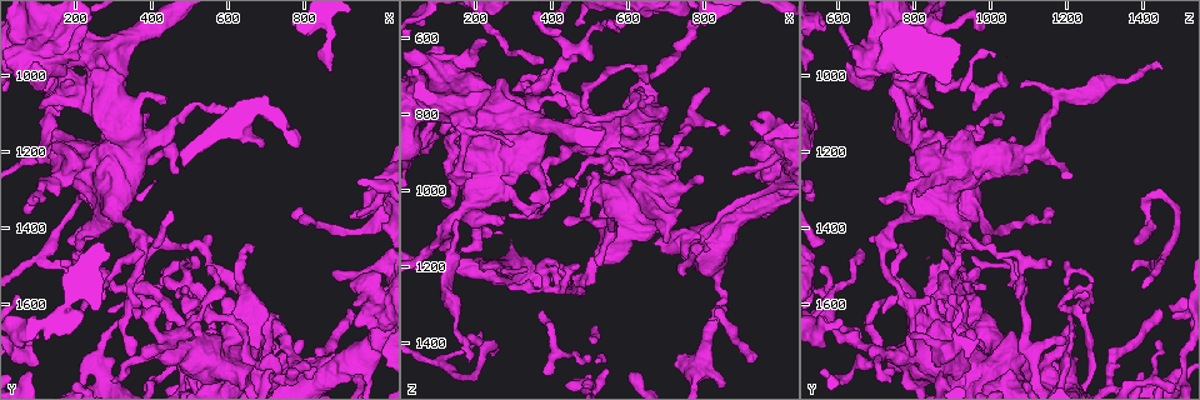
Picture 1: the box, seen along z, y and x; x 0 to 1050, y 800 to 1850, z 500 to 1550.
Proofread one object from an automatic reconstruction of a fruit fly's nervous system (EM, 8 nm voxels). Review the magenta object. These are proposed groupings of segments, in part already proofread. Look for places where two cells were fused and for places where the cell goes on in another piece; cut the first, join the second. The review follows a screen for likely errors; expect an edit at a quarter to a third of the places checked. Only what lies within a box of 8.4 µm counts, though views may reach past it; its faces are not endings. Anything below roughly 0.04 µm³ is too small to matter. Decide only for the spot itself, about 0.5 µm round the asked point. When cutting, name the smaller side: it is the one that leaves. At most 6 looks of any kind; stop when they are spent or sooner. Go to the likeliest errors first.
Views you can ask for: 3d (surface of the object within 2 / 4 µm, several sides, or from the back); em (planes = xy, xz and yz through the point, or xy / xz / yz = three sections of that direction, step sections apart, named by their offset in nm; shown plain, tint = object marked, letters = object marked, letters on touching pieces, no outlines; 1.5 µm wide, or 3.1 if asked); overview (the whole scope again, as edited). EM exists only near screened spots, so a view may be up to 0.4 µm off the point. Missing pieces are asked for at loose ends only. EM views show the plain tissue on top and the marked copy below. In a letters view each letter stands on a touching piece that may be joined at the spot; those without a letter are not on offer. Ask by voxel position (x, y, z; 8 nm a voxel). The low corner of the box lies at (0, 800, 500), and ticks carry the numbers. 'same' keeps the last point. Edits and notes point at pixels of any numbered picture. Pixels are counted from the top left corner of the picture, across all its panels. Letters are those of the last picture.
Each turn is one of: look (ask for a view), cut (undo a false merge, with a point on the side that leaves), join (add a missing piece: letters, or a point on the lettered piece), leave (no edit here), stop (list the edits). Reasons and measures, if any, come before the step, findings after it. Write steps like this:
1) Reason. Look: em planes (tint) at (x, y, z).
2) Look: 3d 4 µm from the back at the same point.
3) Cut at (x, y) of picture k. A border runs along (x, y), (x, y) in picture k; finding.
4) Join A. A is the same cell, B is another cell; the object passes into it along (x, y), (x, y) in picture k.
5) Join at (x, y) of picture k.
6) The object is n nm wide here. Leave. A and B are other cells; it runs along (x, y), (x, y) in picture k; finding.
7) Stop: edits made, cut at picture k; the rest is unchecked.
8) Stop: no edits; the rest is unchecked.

Free end. Look: 3d 4 µm at (935, 1360, 790).

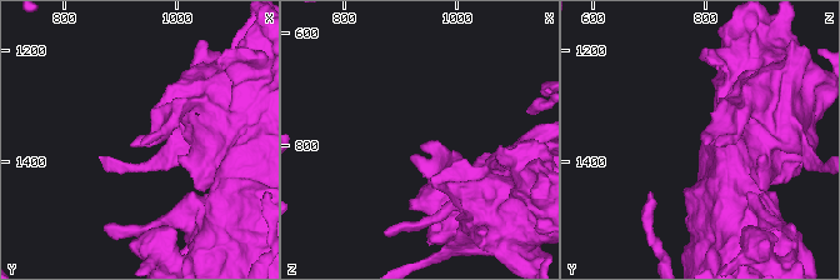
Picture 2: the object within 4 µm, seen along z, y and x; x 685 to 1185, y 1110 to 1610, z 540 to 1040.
Look: em planes (letters) at (945, 1365, 795).

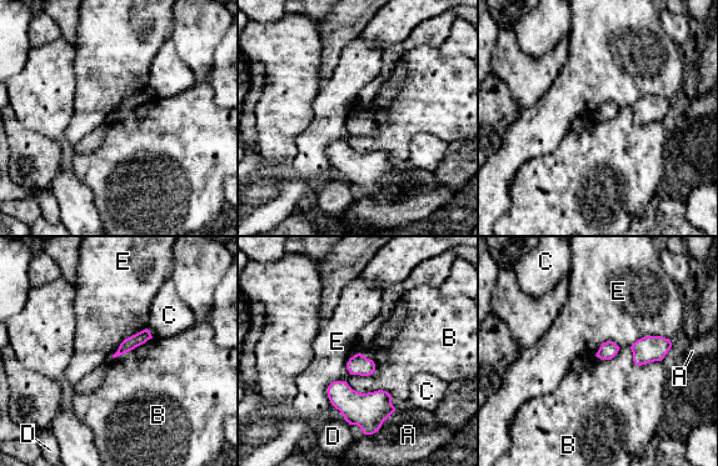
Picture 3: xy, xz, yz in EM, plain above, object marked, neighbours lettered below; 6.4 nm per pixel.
Leave. A, B, C, D and E are other cells; a border runs along (345, 381), (385, 390), (395, 409) in picture 3; no lettered piece goes on from it.

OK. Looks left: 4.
Sharp bend. Look: em xz step 4 (tint) at (840, 1720, 1330).

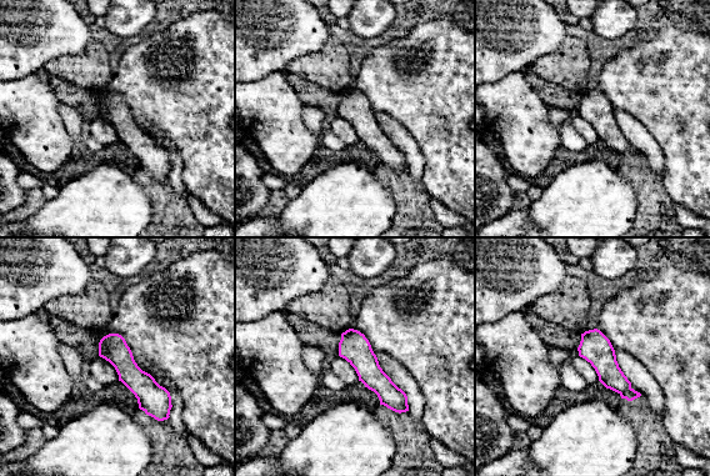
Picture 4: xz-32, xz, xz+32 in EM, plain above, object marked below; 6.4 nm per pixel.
Look: em xz step 4 (letters) at the same point.

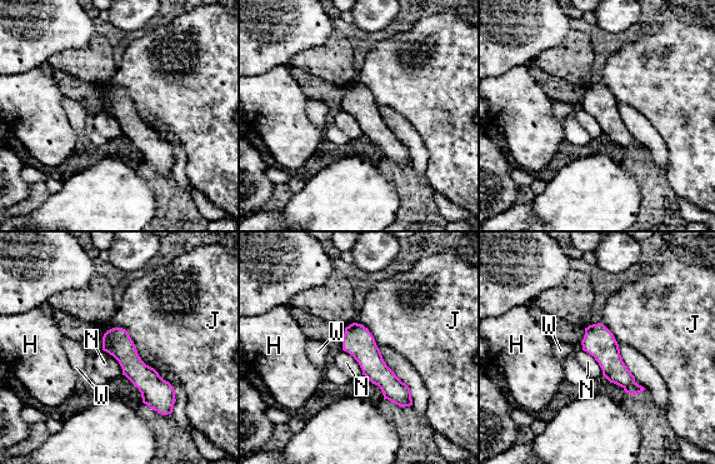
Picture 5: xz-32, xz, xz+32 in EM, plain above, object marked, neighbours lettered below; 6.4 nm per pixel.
The object is 180 nm wide here. Leave. H, J, N and W are other cells; one cell here.

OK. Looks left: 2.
Touches itself. Look: 3d 4 µm at (185, 1200, 815).

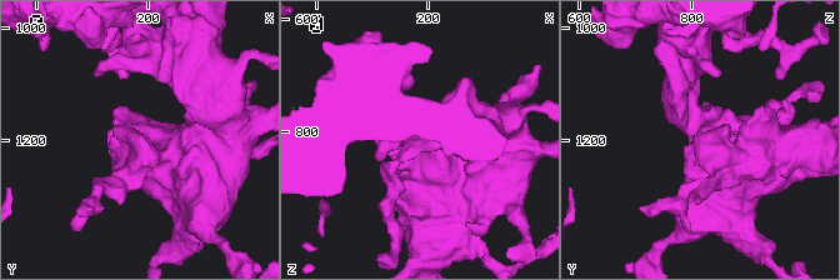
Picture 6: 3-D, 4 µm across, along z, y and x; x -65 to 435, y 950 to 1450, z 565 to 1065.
Look: em planes (letters) at (185, 1200, 805).

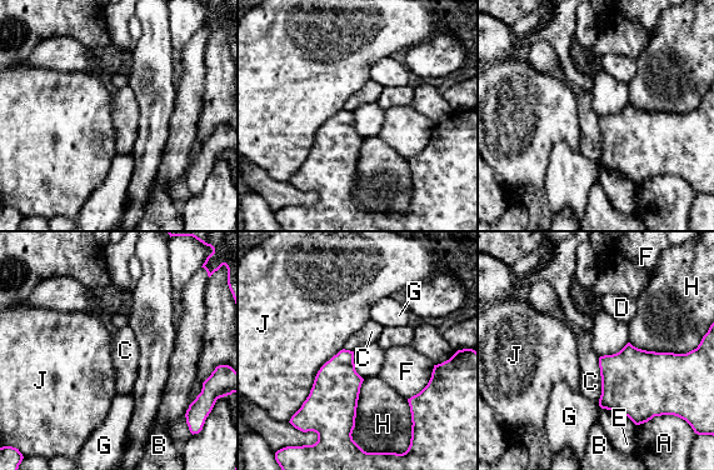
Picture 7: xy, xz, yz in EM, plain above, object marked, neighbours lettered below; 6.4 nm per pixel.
Leave. A, B, C, D, E, F, G, H and J are other cells; a border runs along (343, 348), (320, 368), (289, 421) in picture 7; one cell here.

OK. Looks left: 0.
Stop: no edits; the rest is unchecked.

